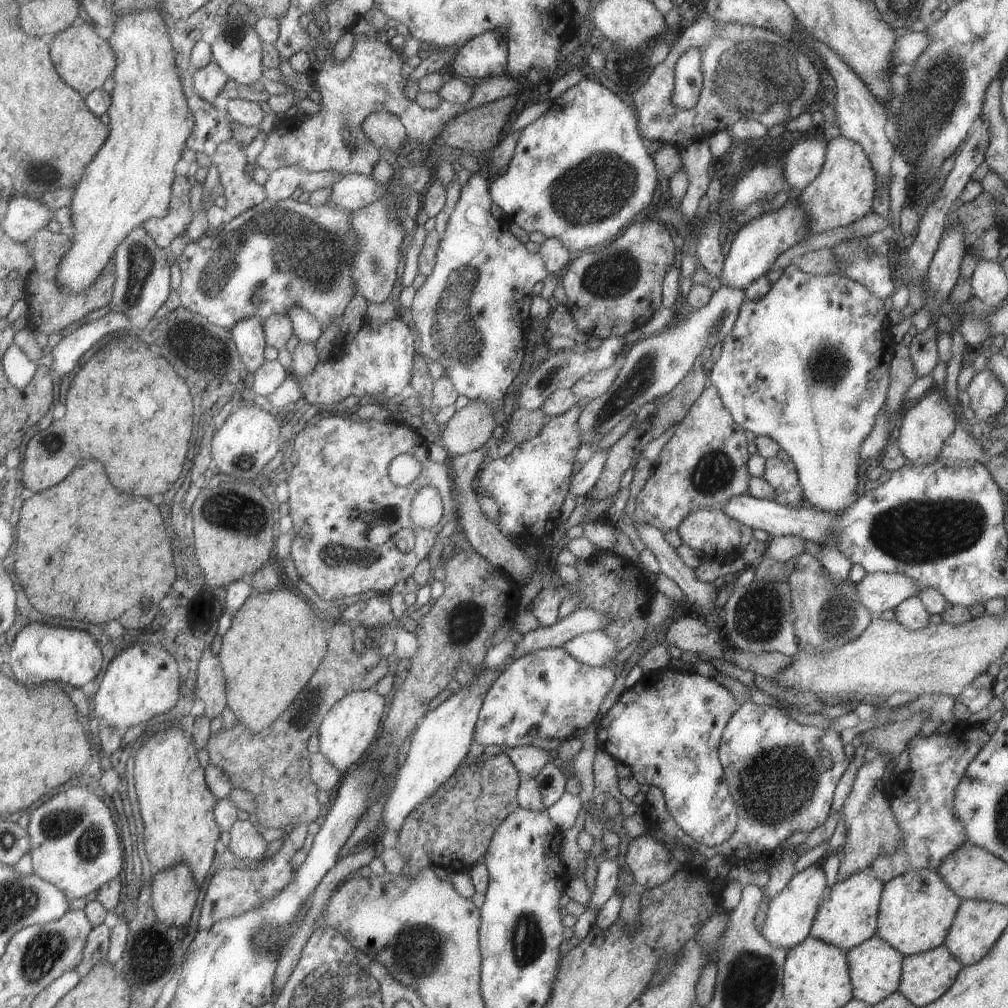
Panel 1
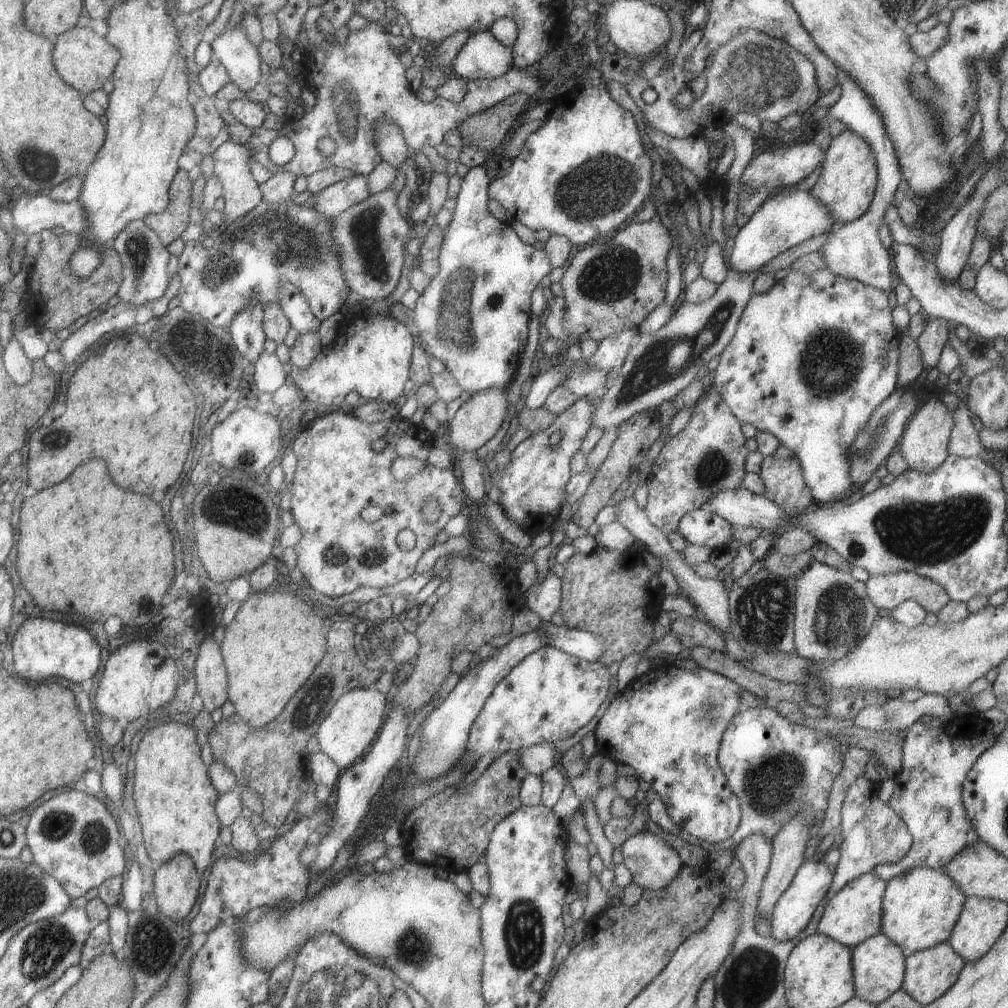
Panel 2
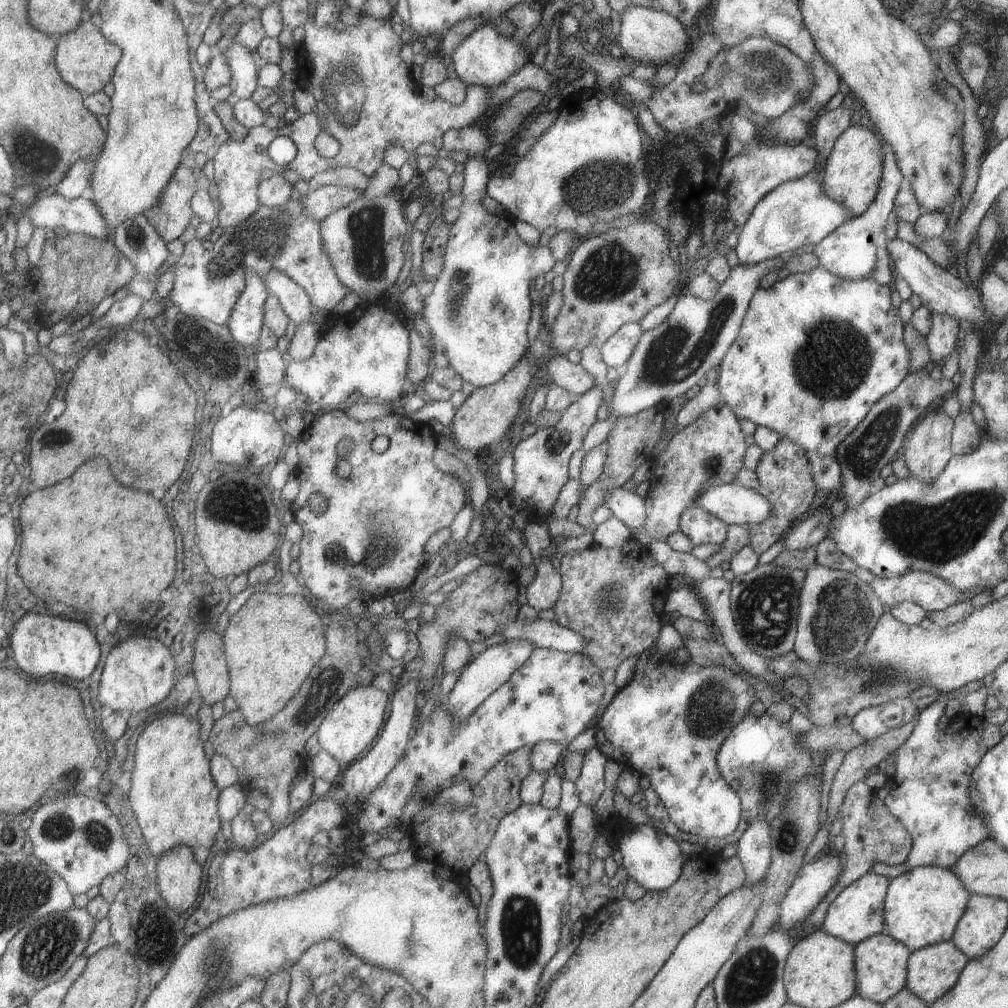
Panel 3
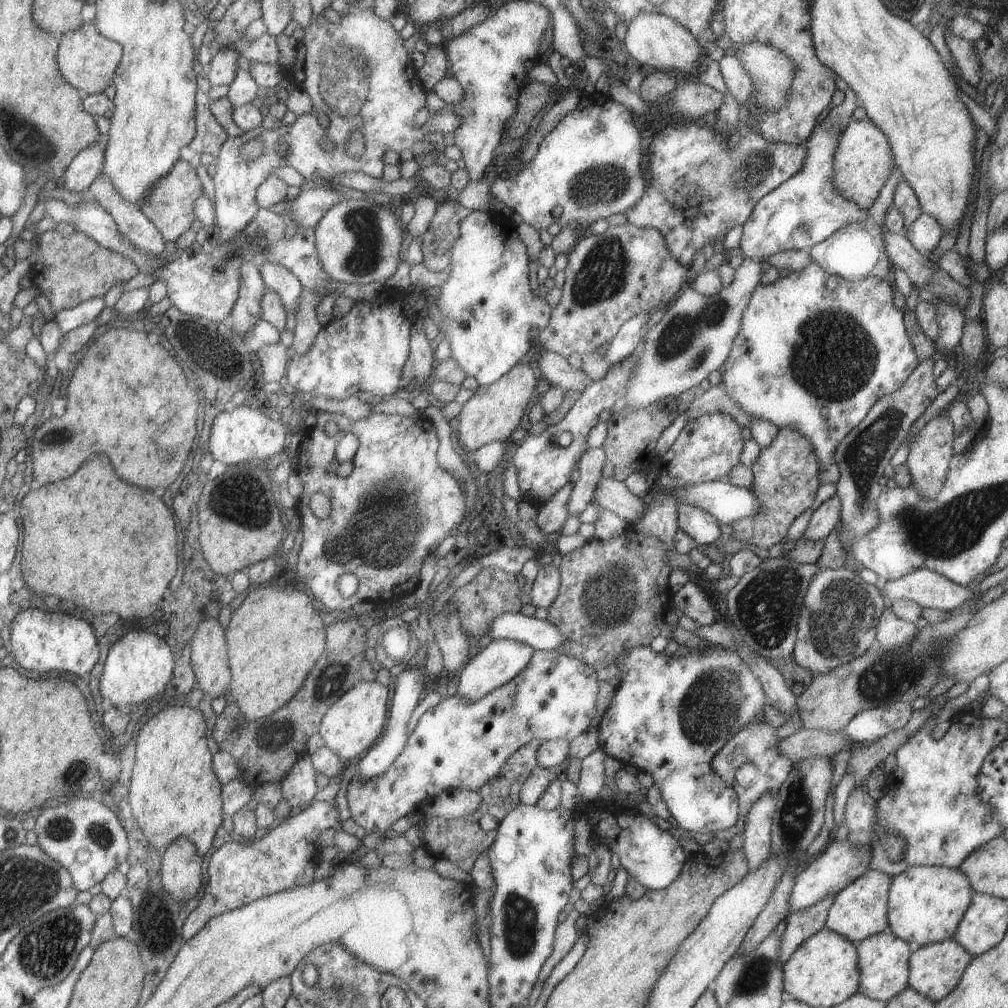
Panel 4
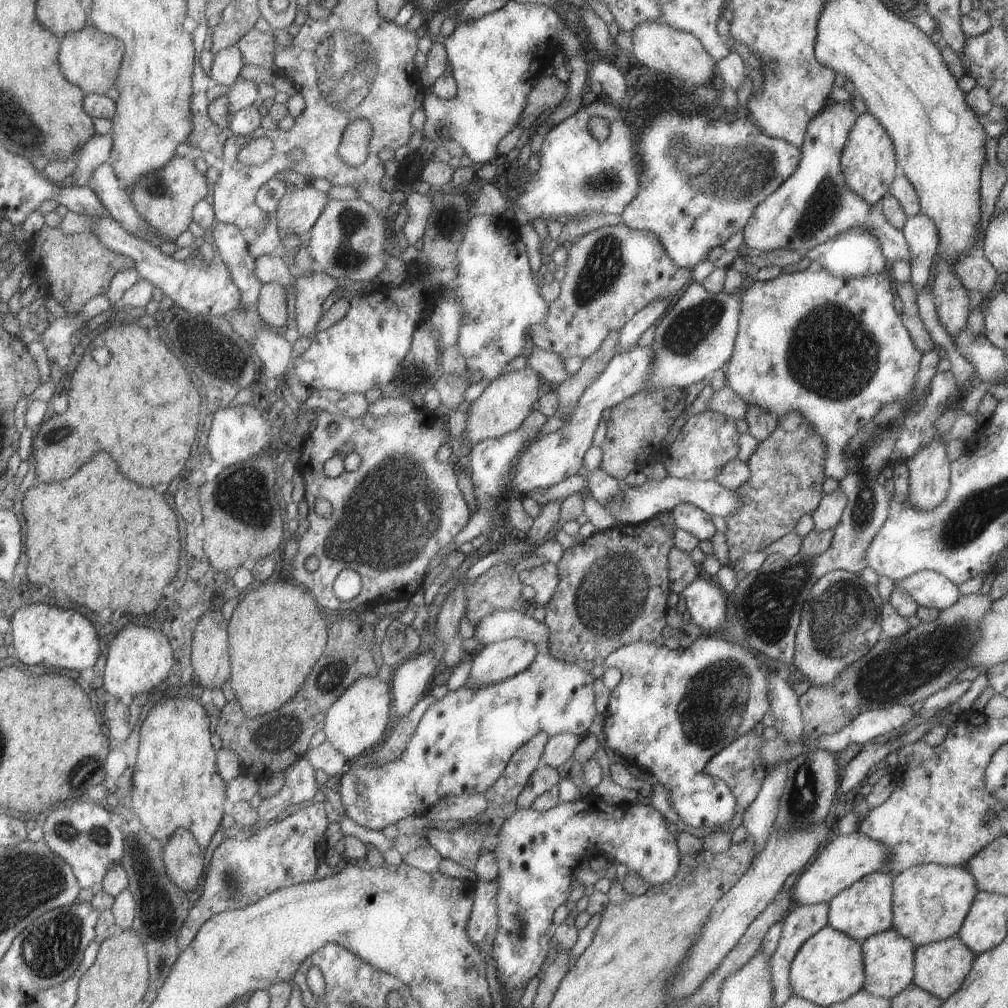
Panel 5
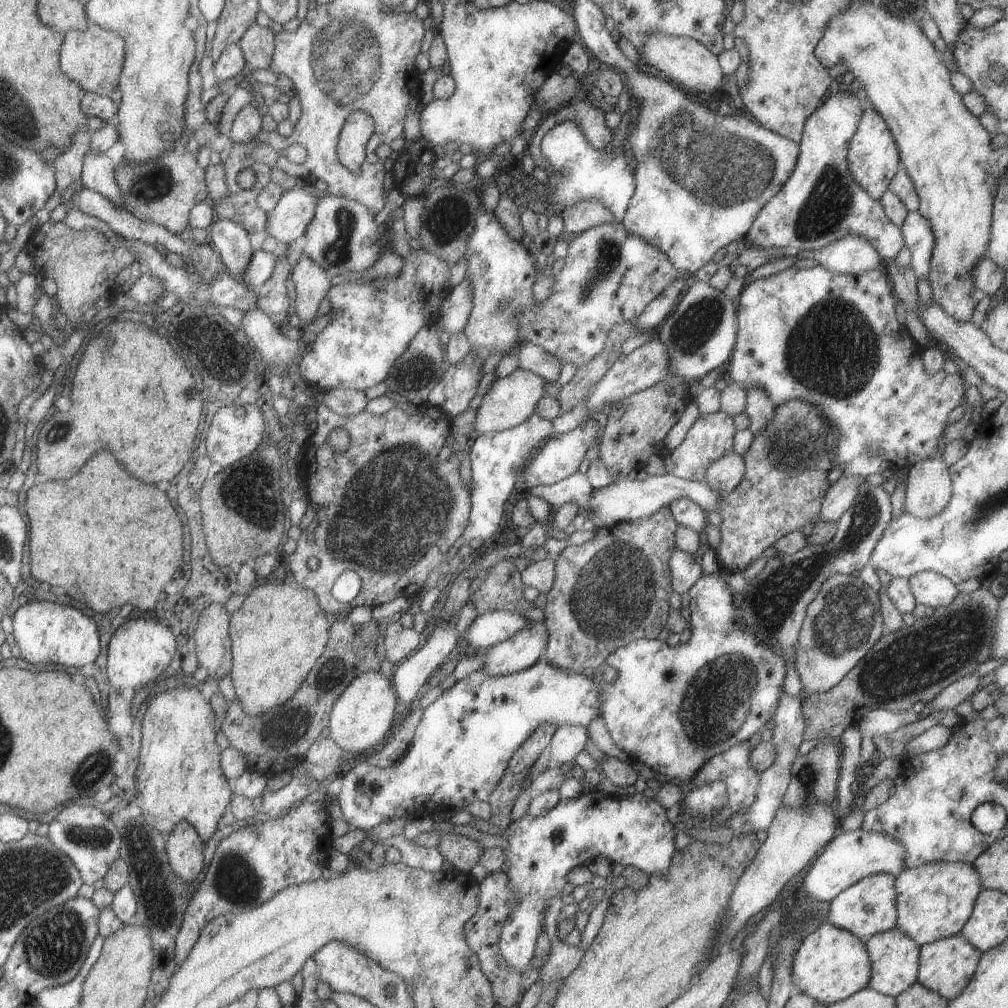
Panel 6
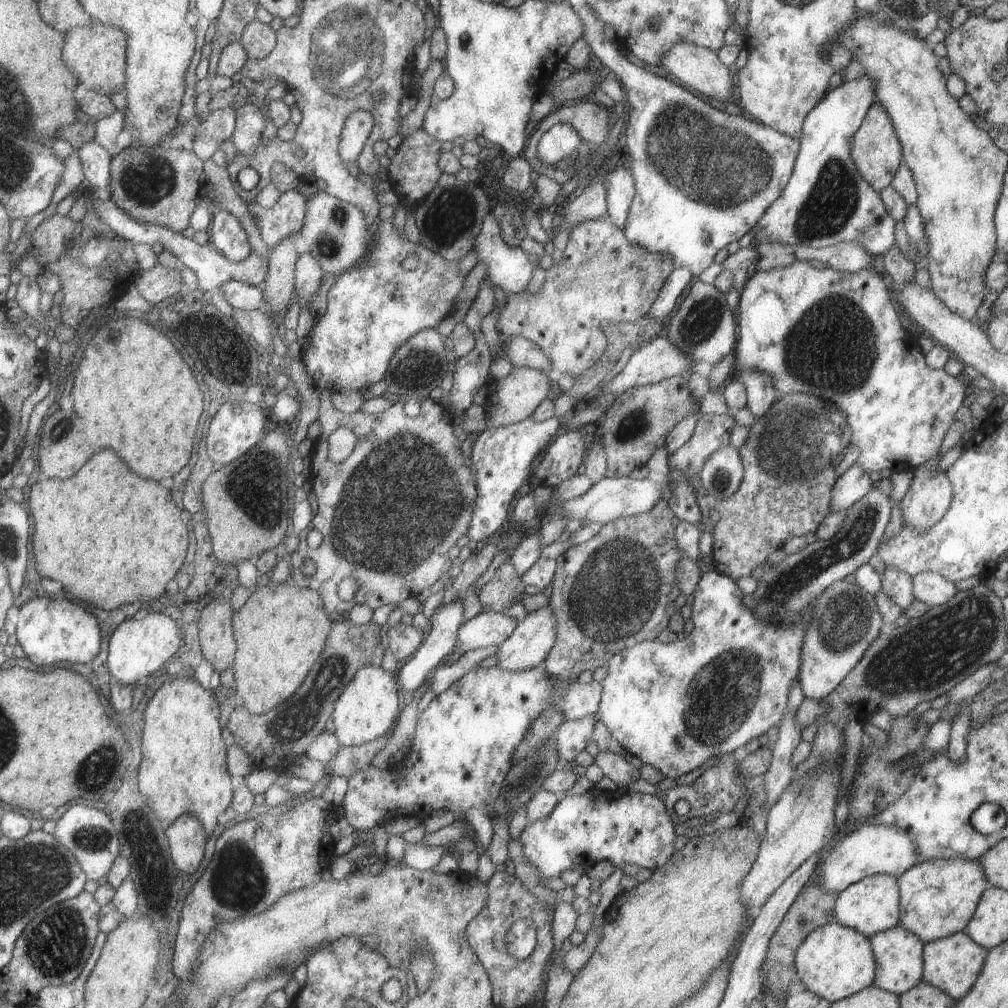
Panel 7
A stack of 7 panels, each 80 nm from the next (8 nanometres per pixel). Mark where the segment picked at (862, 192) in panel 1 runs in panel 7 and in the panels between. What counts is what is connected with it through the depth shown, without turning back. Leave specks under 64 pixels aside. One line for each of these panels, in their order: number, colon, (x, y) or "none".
2: (846, 185)
3: (853, 168)
4: (862, 162)
5: (867, 159)
6: (872, 156)
7: (876, 152)

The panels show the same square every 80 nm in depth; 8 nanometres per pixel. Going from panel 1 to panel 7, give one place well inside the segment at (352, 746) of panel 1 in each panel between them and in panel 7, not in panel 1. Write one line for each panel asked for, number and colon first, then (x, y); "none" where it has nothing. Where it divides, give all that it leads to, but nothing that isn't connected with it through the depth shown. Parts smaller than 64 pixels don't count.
2: (355, 717)
3: (353, 721)
4: (351, 724)
5: (358, 719)
6: (368, 706)
7: (368, 706)

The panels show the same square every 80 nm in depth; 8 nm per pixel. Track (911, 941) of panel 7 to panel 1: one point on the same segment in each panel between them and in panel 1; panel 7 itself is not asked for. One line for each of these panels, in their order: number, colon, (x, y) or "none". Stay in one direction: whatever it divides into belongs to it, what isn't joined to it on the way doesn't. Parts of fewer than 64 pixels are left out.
1: (874, 967)
2: (878, 964)
3: (880, 961)
4: (883, 958)
5: (888, 958)
6: (894, 957)

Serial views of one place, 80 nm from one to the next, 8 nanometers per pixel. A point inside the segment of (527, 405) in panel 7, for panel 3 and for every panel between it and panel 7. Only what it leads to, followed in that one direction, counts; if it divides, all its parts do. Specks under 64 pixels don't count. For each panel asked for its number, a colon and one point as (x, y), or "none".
3: (485, 415)
4: (493, 411)
5: (503, 405)
6: (511, 399)

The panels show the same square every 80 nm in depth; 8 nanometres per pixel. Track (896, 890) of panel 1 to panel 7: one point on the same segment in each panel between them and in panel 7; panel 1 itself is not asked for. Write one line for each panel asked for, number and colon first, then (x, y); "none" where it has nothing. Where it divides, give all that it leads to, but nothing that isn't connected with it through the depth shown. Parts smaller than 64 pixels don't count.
2: (919, 907)
3: (922, 906)
4: (925, 903)
5: (929, 901)
6: (933, 901)
7: (938, 896)

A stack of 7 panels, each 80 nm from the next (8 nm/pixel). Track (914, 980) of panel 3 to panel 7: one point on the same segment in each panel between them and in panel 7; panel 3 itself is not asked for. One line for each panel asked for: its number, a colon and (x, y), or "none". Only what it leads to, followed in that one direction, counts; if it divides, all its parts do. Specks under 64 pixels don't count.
4: (935, 969)
5: (940, 967)
6: (945, 965)
7: (952, 963)

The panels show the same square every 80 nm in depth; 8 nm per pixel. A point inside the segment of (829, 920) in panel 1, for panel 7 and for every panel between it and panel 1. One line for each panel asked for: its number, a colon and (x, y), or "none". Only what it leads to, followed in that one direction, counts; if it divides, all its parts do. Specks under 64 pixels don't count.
2: (853, 914)
3: (856, 913)
4: (858, 910)
5: (864, 908)
6: (868, 906)
7: (871, 905)

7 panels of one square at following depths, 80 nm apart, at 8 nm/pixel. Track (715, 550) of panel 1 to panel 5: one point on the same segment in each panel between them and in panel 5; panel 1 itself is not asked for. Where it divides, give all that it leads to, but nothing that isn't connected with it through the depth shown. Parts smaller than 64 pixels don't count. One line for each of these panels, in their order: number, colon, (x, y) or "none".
2: (698, 527)
3: (695, 522)
4: (701, 526)
5: (685, 516)

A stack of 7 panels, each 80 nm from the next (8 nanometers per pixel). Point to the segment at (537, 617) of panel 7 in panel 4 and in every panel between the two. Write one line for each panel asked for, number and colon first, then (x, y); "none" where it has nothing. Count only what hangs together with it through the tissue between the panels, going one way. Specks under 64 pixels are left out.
4: (501, 659)
5: (499, 660)
6: (523, 648)

